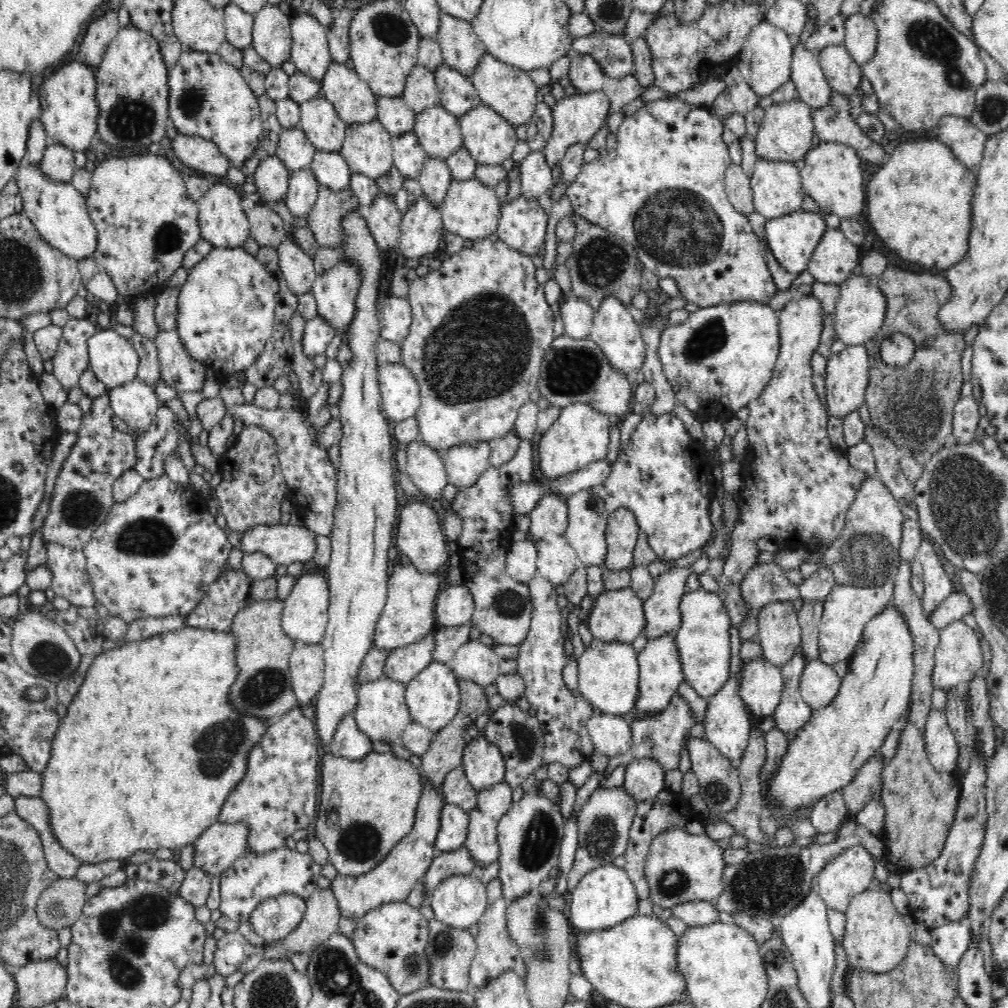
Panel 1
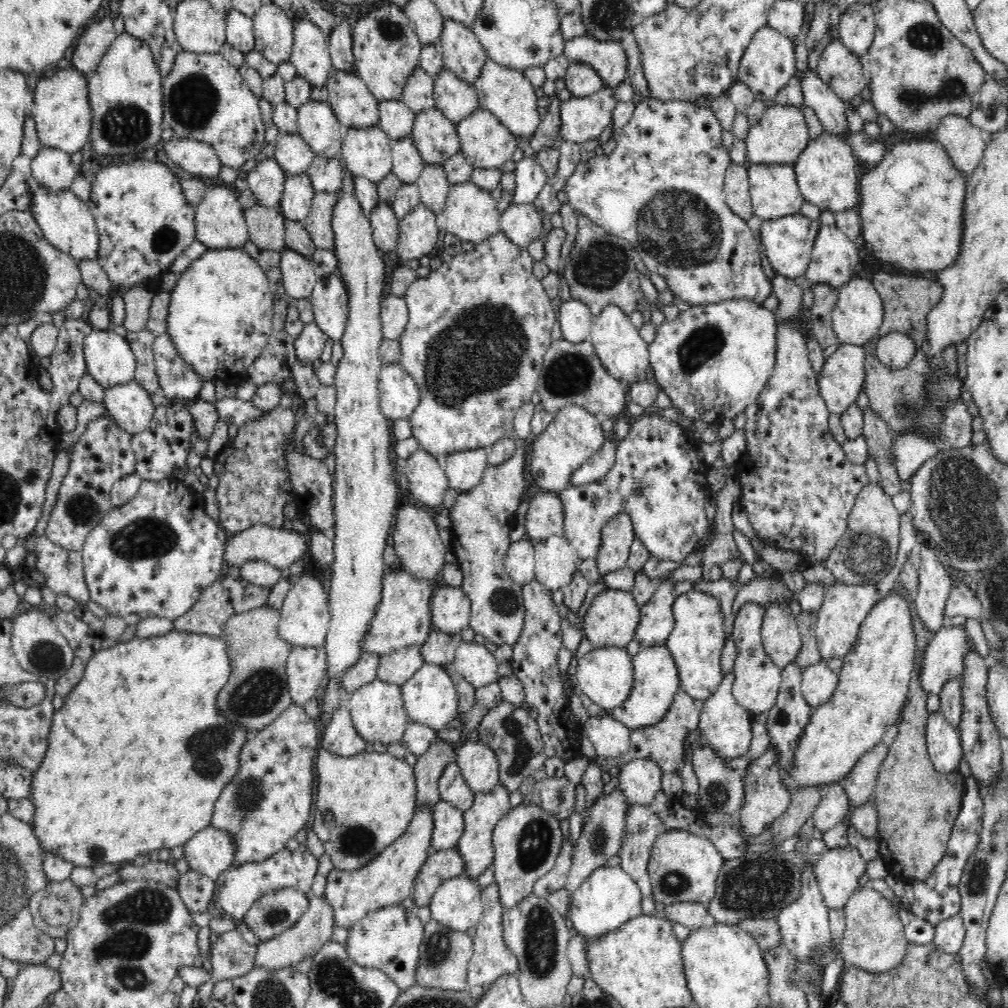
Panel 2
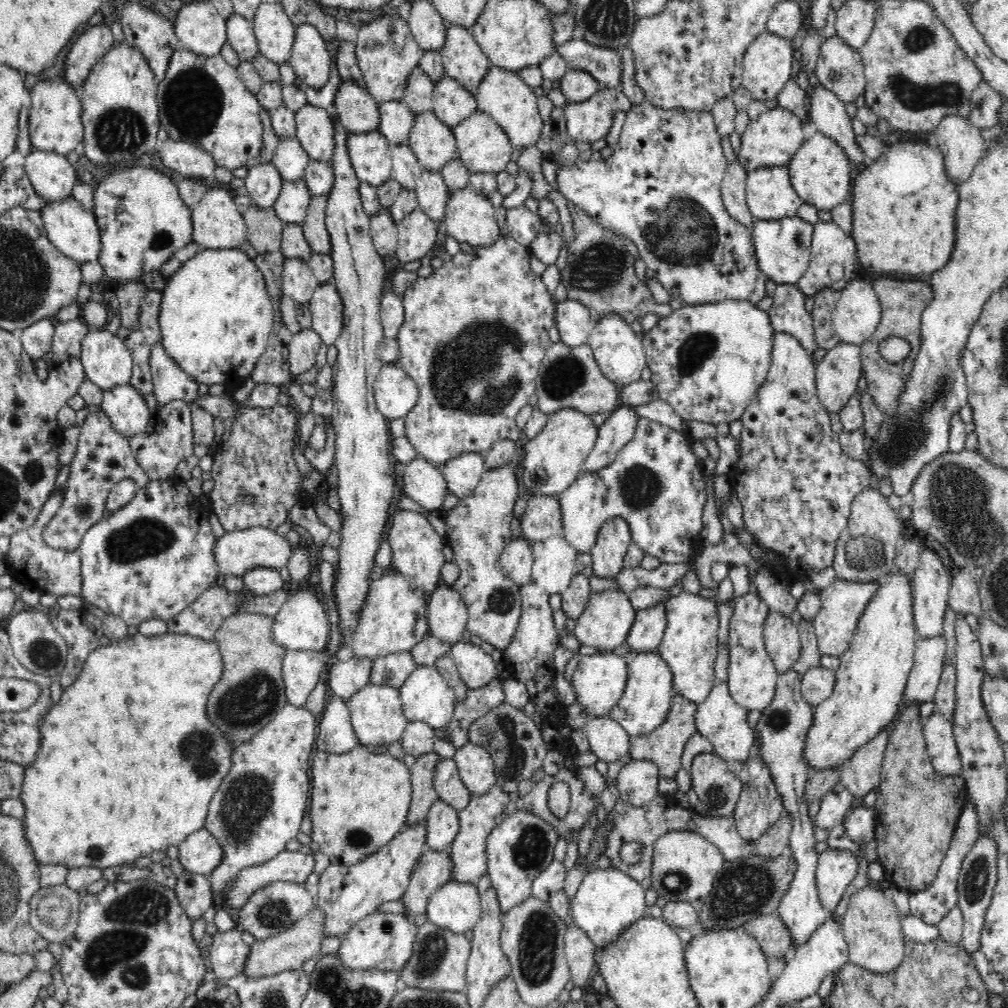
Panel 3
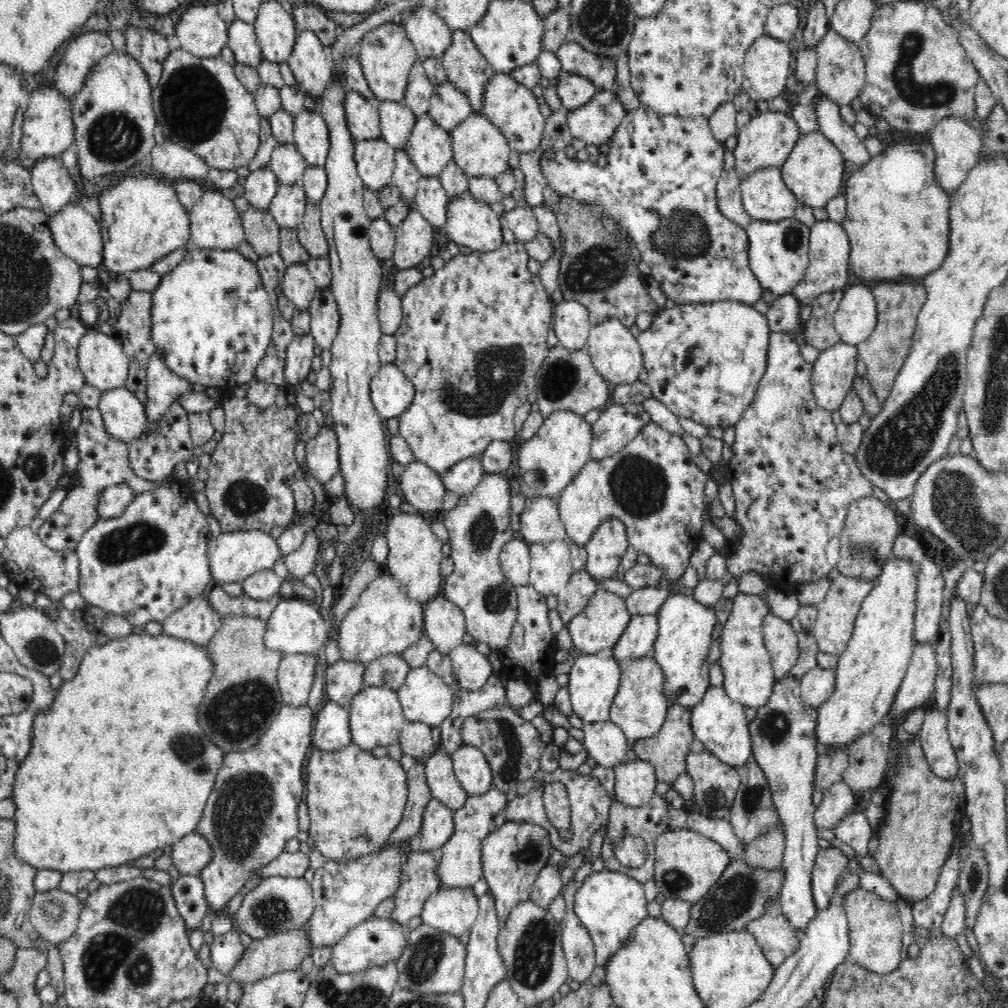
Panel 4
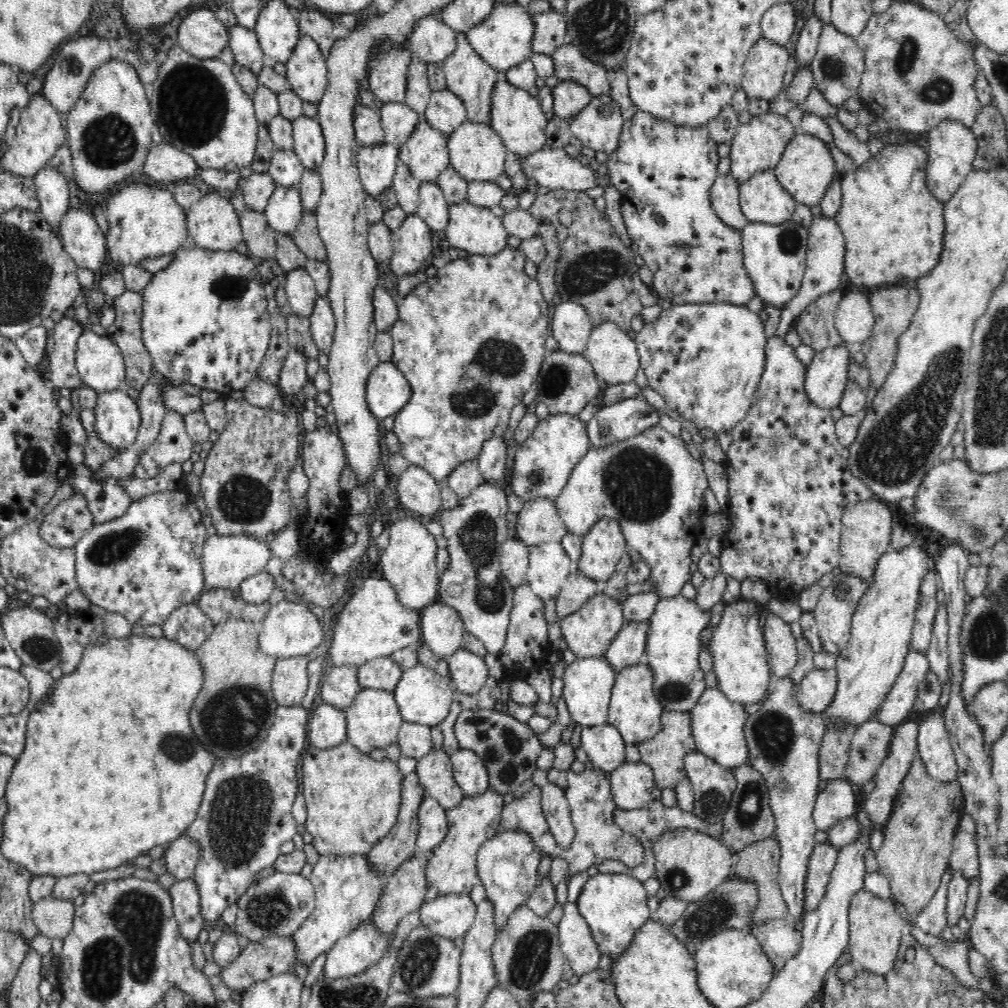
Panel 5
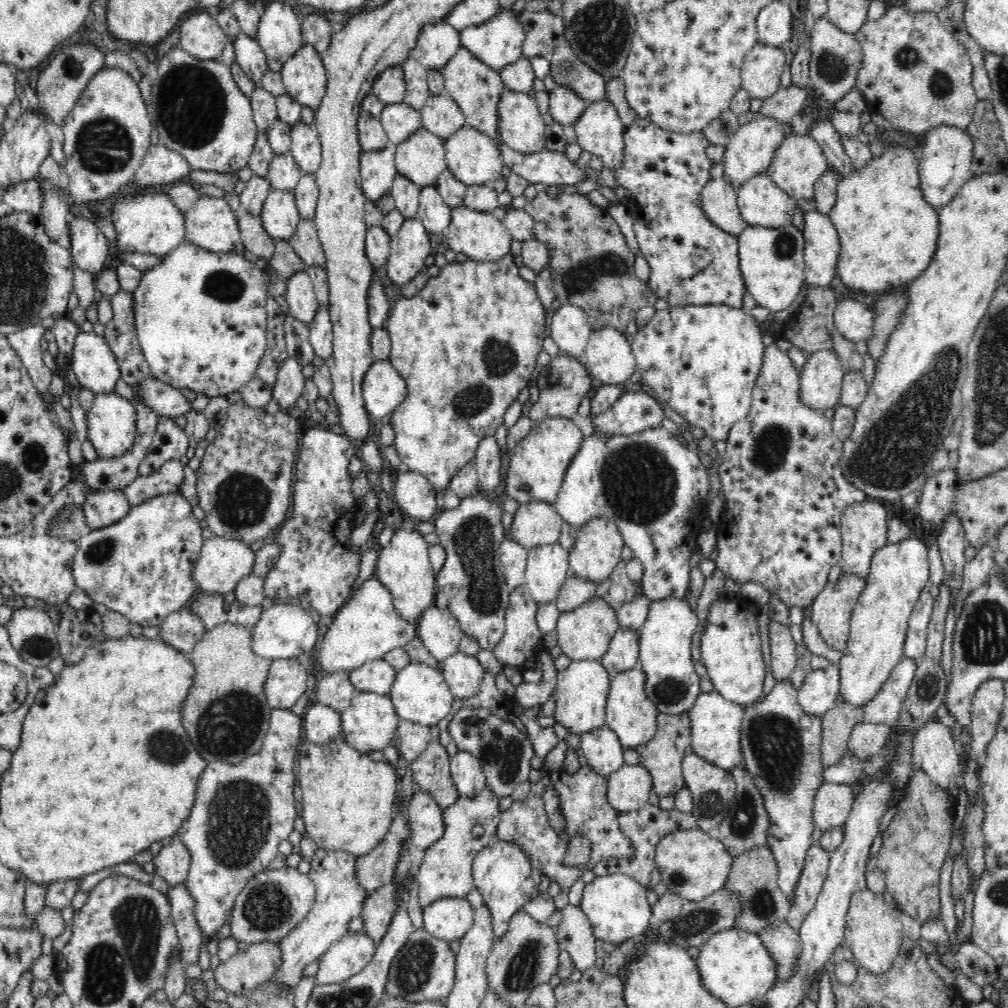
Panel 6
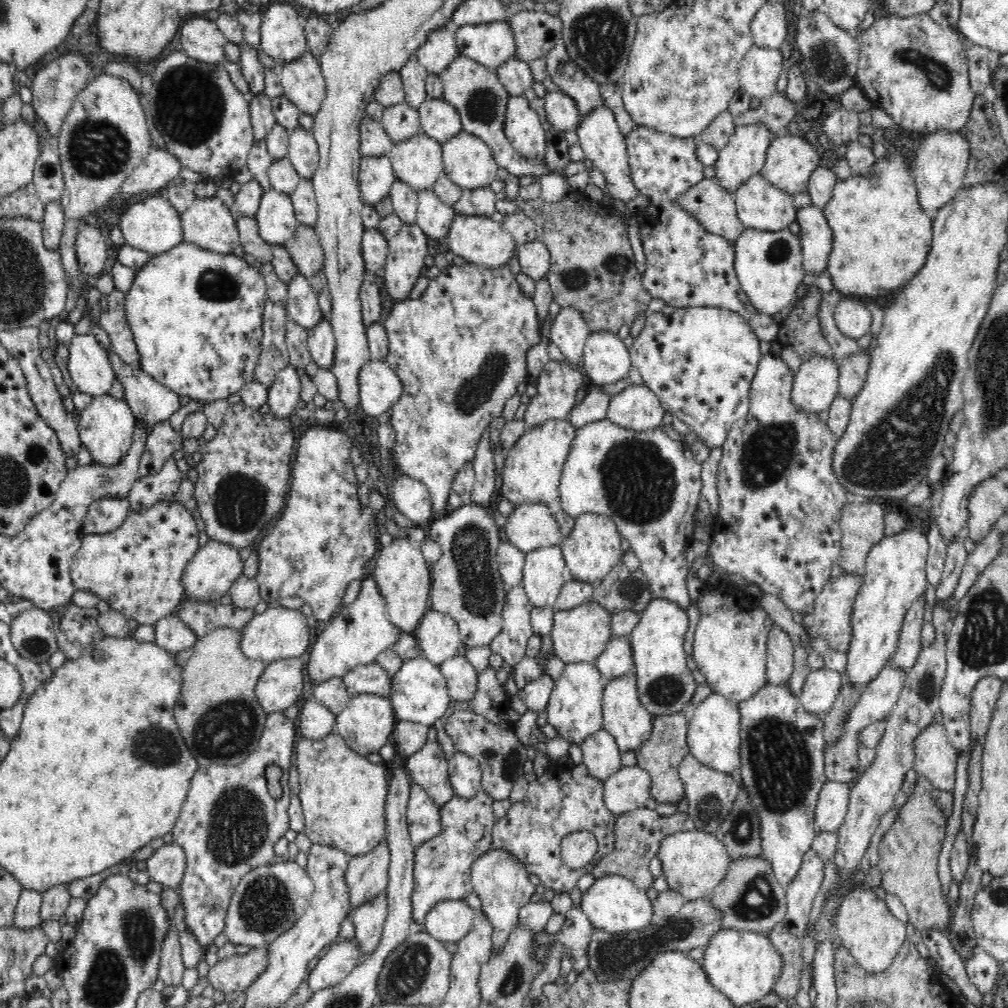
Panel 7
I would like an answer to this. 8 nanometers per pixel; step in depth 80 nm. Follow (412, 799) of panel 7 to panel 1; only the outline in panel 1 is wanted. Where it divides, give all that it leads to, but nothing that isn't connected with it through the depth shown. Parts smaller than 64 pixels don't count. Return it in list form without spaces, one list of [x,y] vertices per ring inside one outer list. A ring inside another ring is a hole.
[[[445,803],[440,812],[436,851],[452,852],[464,847],[466,834],[468,834],[468,812],[459,806]]]

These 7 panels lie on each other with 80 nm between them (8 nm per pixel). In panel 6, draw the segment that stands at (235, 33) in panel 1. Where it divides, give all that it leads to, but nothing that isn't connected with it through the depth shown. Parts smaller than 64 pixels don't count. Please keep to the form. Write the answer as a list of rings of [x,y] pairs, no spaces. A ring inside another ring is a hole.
[[[238,34],[233,40],[235,51],[235,62],[243,69],[243,72],[256,86],[259,86],[260,79],[267,72],[267,57],[259,46],[259,43],[252,35]]]

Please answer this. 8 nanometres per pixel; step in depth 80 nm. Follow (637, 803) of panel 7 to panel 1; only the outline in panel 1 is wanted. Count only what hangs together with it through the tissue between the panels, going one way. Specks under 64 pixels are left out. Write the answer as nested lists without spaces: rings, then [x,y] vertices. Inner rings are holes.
[[[651,758],[635,759],[625,769],[623,788],[636,802],[656,798],[666,792],[665,770]]]

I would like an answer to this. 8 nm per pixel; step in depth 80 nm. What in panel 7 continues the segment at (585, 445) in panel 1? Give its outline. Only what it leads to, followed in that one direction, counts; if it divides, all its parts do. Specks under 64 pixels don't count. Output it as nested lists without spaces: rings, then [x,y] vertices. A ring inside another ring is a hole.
[[[550,419],[524,431],[518,442],[506,450],[502,468],[502,487],[498,498],[506,498],[514,507],[523,503],[542,503],[554,512],[561,508],[559,482],[570,446],[576,438],[577,428],[566,419]]]

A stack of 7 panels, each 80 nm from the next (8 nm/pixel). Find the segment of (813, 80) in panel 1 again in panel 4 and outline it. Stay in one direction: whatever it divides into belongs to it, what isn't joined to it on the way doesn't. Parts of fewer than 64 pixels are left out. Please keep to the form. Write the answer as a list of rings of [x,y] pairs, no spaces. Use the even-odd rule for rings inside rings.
[[[821,94],[820,102],[814,108],[818,130],[838,147],[845,160],[858,166],[865,165],[871,159],[870,153],[856,135],[853,125],[843,120],[836,102]]]

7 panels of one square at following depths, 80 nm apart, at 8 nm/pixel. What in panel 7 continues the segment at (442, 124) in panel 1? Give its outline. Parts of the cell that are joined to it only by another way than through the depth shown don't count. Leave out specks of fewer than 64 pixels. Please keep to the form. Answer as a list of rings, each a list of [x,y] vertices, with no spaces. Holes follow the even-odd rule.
[[[425,132],[394,143],[386,156],[396,179],[416,192],[433,189],[436,180],[445,173],[441,144]]]

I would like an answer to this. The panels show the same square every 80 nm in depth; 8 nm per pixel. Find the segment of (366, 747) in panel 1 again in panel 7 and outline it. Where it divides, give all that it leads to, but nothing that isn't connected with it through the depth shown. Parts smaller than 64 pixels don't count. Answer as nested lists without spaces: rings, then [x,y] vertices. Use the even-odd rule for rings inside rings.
[[[313,696],[308,697],[297,716],[297,734],[320,740],[334,731],[336,715]]]

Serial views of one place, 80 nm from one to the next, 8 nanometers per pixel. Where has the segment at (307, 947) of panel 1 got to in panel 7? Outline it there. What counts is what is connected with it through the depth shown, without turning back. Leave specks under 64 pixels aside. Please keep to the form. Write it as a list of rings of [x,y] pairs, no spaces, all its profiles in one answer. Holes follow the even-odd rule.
[[[267,947],[252,949],[244,955],[234,954],[209,968],[207,978],[217,993],[246,992],[248,986],[268,968]]]

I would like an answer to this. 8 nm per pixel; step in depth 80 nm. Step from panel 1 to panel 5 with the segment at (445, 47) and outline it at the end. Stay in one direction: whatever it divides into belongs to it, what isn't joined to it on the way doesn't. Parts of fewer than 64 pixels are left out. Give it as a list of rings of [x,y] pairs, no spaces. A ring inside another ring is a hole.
[[[456,33],[456,50],[444,60],[442,70],[444,72],[447,88],[456,97],[464,102],[468,121],[484,123],[491,127],[490,108],[492,108],[492,92],[494,92],[496,82],[500,82],[501,75],[492,69],[480,56],[476,50],[468,43],[464,33]]]

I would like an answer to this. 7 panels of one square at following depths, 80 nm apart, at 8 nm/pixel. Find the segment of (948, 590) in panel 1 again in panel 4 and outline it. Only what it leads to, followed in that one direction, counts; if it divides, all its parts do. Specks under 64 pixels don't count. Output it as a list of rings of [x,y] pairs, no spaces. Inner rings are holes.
[[[928,556],[918,563],[917,569],[914,640],[928,644],[938,635],[946,582],[942,568]]]

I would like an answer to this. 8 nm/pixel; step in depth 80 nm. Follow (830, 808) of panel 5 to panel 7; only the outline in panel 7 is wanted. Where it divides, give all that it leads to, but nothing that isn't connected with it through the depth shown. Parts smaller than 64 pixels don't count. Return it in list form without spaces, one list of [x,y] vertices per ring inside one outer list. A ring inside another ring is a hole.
[[[826,781],[815,806],[815,822],[821,831],[838,832],[848,812],[850,784]]]

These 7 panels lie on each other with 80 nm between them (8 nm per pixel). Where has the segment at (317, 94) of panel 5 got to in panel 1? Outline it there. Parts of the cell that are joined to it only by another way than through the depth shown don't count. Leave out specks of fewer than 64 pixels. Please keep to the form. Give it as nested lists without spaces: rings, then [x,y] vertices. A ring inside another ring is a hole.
[[[300,13],[290,19],[292,32],[290,61],[296,65],[298,72],[322,84],[322,78],[333,61],[329,52],[327,29],[308,13]]]

